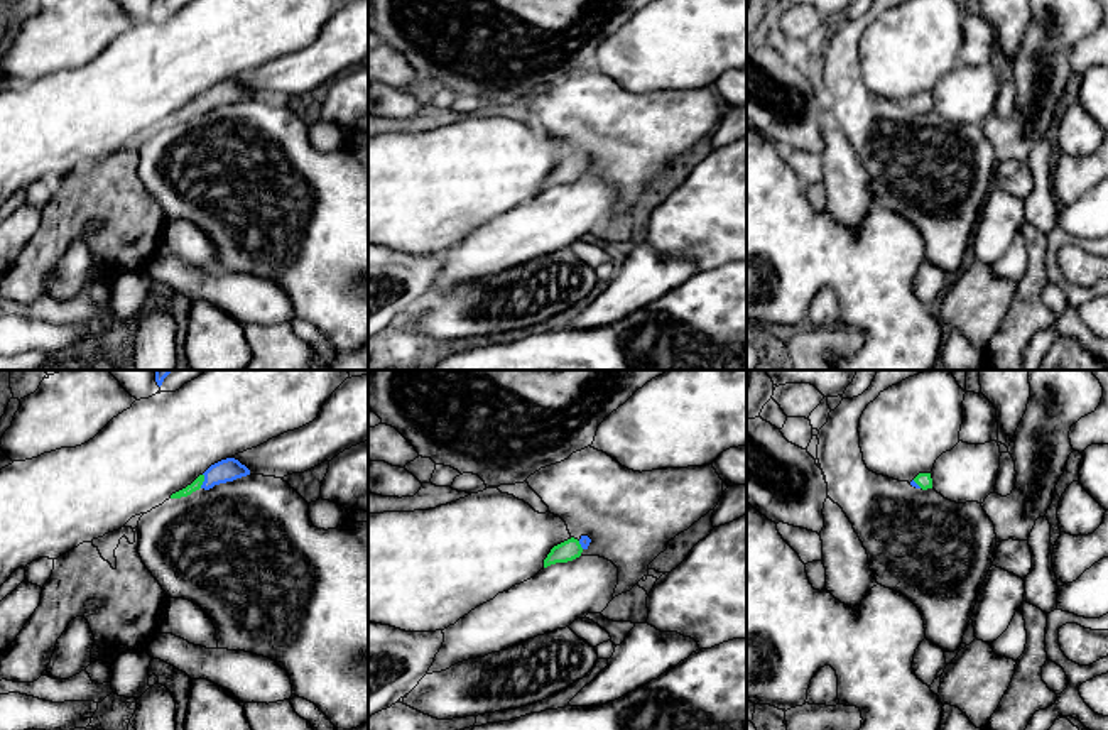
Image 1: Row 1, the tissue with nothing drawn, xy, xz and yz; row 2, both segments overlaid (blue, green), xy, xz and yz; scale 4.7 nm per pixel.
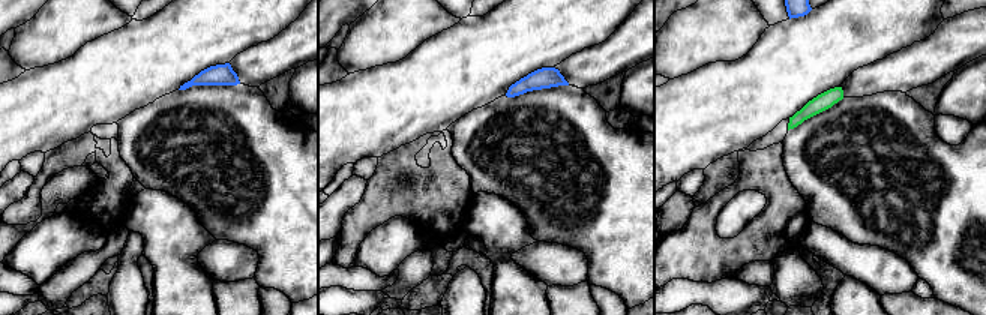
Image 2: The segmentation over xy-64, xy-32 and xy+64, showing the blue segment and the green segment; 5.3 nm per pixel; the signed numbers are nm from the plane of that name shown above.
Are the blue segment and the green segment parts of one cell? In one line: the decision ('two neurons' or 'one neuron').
one neuron

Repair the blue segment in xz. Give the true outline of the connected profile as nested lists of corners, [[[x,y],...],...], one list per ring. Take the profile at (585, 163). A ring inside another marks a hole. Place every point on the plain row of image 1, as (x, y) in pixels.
[[[581,157],[581,161],[568,161],[551,171],[547,179],[544,181],[544,189],[556,184],[568,184],[581,177],[584,171],[588,171],[591,161],[588,157]]]

